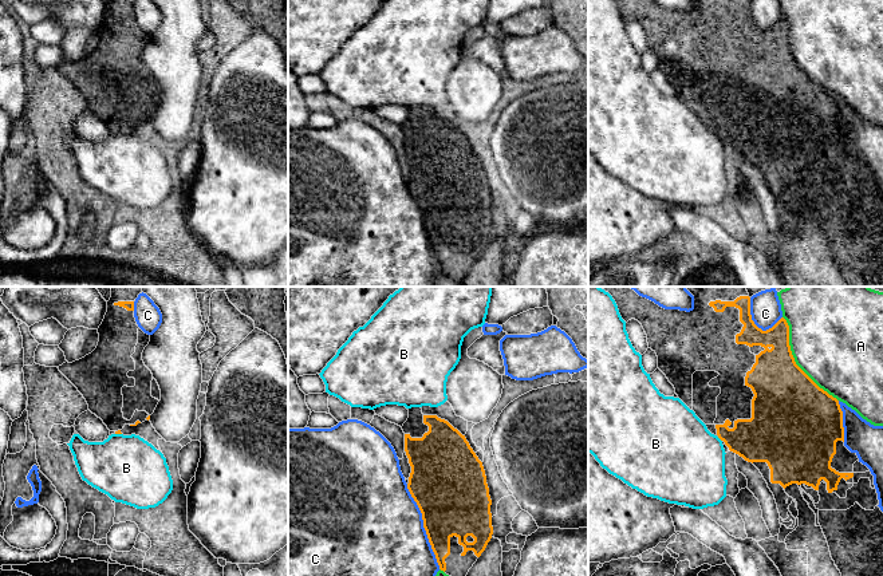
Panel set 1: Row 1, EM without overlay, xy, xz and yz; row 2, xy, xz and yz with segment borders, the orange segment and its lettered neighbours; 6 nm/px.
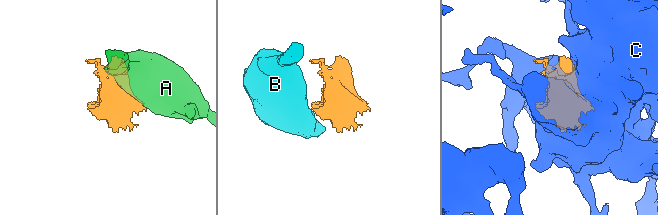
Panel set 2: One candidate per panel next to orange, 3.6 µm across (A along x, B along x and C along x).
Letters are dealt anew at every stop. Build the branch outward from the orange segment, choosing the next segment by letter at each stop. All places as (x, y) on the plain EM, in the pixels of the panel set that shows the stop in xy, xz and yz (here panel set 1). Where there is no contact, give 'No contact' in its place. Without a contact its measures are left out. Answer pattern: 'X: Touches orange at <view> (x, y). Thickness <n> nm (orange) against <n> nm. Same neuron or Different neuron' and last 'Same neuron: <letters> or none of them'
A: Touches orange at yz (793, 60). Thickness 400 nm (orange) against 480 nm. Different neuron
B: Touches orange at yz (720, 138). Thickness 280 nm (orange) against 460 nm. Different neuron
C: Touches orange at xz (424, 227). Thickness 420 nm (orange) against 500 nm. Different neuron
Same neuron: none of them

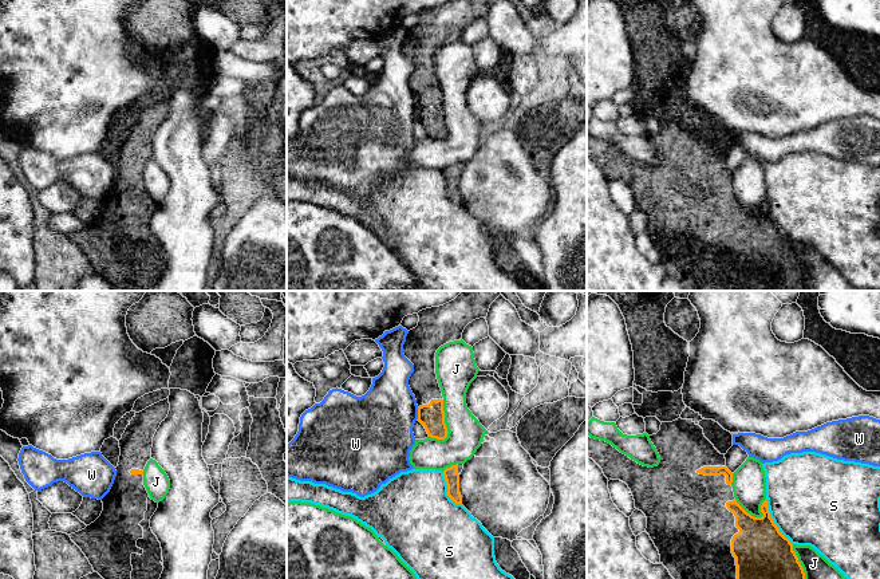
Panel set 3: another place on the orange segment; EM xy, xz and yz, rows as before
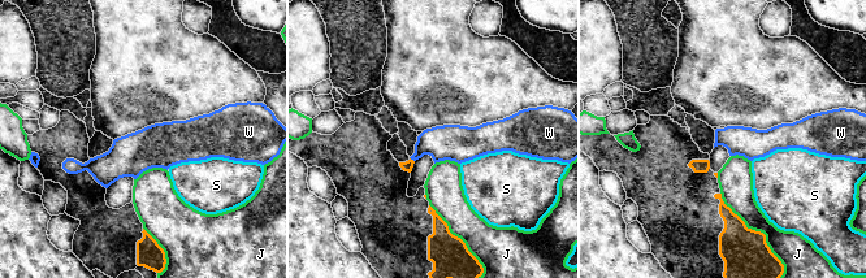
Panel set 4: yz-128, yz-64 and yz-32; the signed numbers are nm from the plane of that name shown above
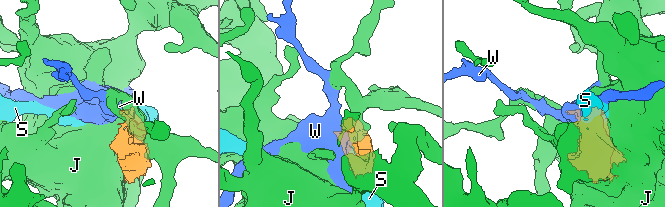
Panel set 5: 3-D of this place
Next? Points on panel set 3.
J: Touches orange at xz (444, 122). Thickness 150 nm (orange) against 220 nm. Different neuron
S: Touches orange at yz (773, 221). Thickness 360 nm (orange) against 480 nm. Different neuron
W: Touches orange at xz (418, 113). Thickness 150 nm (orange) against 400 nm. Different neuron
Same neuron: none of them

